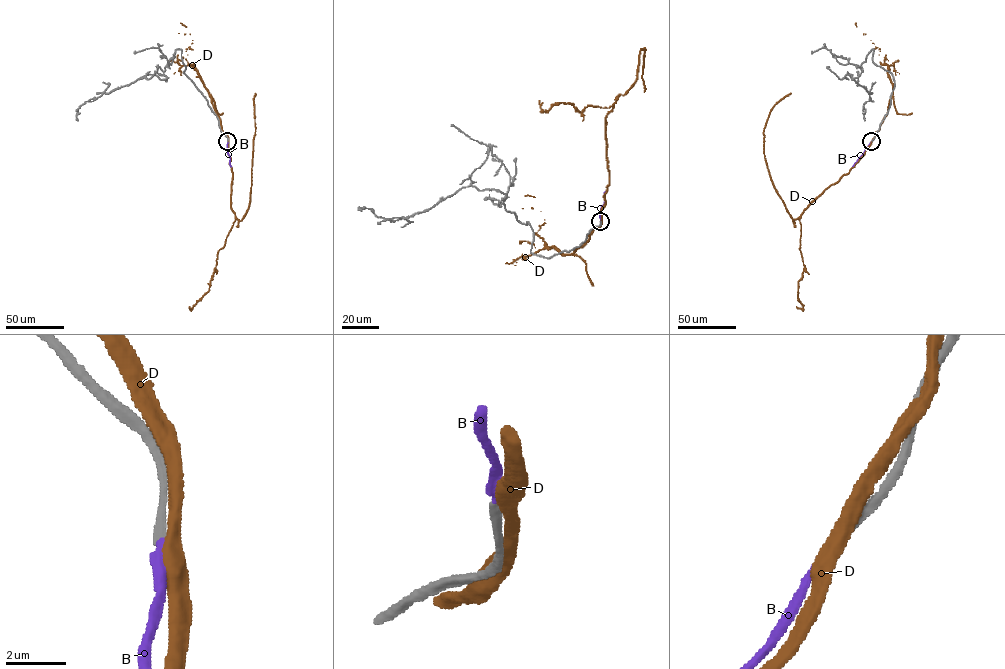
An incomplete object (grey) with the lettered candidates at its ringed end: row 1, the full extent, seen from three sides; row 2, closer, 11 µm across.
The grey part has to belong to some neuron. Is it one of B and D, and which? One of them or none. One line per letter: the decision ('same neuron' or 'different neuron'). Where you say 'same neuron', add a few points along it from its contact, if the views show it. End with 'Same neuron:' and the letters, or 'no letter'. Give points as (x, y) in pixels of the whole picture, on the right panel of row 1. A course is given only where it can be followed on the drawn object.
B: same neuron | via (871, 141), (852, 167)
D: different neuron
Same neuron: B

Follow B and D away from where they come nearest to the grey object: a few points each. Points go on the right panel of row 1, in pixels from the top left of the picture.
B: (871, 141), (852, 167)
D: (873, 139), (849, 171), (792, 220), (772, 183), (764, 155), (763, 134), (770, 109), (791, 93)

